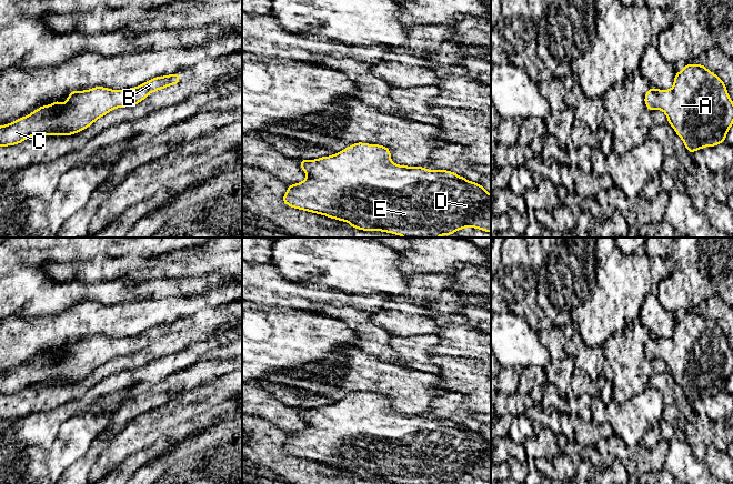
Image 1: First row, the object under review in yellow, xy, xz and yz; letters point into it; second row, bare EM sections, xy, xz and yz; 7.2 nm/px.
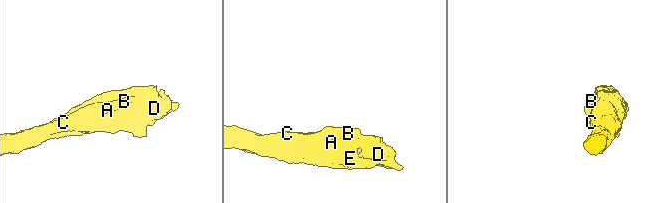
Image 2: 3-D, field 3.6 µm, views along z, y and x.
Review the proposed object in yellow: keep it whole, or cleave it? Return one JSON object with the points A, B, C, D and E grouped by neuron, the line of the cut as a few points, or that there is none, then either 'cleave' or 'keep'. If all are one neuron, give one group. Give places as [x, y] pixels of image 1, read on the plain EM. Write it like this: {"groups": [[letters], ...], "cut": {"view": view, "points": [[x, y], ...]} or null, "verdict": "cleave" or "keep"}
{"groups": [["A", "B", "C", "D", "E"]], "cut": null, "verdict": "keep"}

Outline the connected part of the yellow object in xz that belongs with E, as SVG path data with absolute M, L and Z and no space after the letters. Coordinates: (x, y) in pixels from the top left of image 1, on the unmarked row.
M357 391L333 404L303 407L300 416L305 421L307 427L289 433L281 447L288 455L344 470L362 480L381 480L395 484L451 484L472 475L491 482L491 443L481 433L452 420L400 414L391 409L389 396L363 391Z

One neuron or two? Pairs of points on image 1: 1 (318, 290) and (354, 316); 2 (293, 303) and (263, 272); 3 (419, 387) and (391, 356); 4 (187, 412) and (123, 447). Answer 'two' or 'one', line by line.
1: two
2: one
3: two
4: one

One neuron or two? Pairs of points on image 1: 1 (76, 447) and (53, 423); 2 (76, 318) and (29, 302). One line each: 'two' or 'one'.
1: two
2: two

